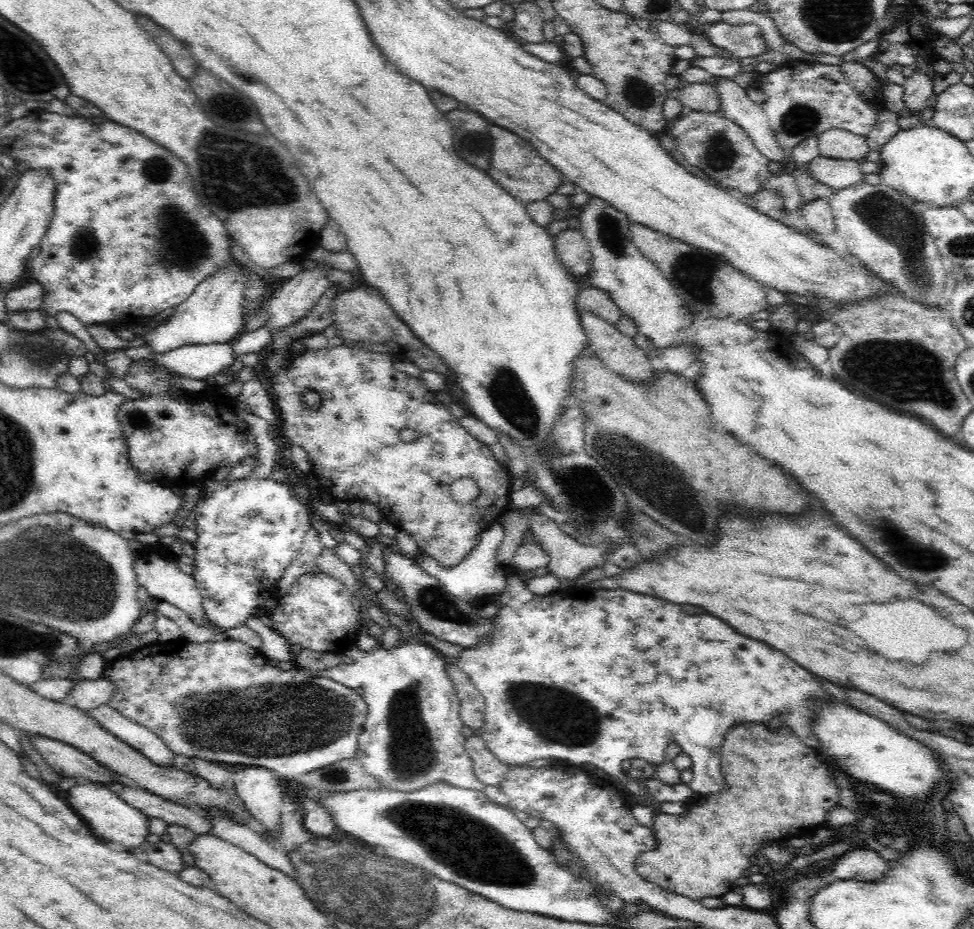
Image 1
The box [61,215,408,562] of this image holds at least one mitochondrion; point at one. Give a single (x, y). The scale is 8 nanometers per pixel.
(84, 245)

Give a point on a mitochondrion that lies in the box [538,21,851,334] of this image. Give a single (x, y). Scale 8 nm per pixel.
(699, 272)

